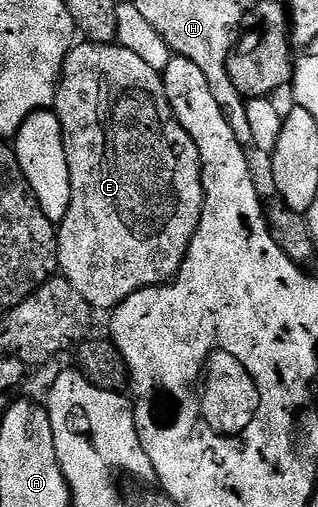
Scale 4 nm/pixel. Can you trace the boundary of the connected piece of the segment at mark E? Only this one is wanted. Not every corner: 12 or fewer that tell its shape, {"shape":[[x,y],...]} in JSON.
{"shape":[[62,65],[58,267],[91,310],[174,280],[202,160],[159,70]]}

